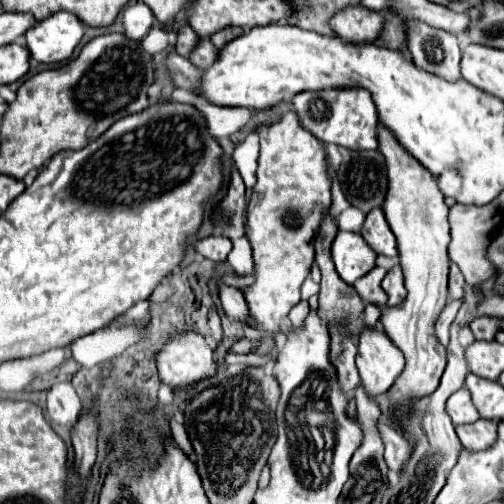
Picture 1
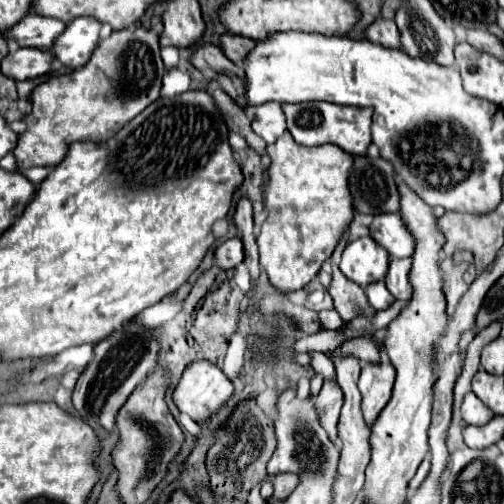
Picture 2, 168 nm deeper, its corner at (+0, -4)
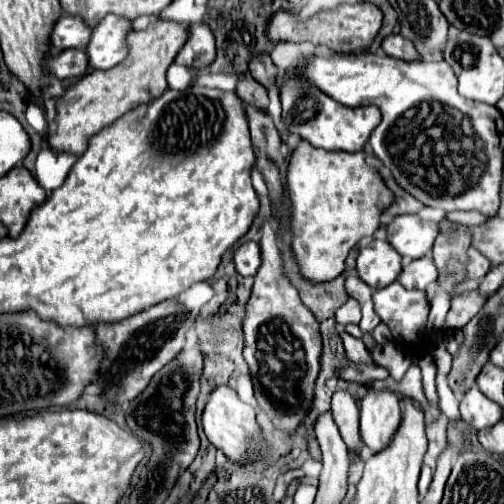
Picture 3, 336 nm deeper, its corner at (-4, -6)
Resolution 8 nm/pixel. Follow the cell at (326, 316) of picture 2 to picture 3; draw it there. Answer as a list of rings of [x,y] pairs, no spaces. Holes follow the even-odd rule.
[[[341,331],[340,335],[343,340],[346,356],[349,360],[357,363],[374,363],[370,352],[368,352],[361,339],[356,339],[344,331]]]

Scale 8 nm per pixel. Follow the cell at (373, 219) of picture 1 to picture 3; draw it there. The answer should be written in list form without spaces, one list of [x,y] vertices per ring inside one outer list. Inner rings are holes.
[[[403,214],[387,224],[387,242],[403,258],[421,258],[437,238],[437,224],[423,222],[417,214]]]

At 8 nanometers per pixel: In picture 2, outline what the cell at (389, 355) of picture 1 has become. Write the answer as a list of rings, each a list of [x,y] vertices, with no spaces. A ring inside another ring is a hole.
[[[383,360],[379,364],[363,364],[359,378],[359,392],[363,396],[361,408],[367,426],[371,426],[373,420],[377,420],[381,408],[385,408],[387,400],[391,398],[393,382],[395,382],[395,368],[389,360]]]

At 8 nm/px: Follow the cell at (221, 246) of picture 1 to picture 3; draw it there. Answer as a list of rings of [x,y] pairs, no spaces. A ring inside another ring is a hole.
[[[245,242],[233,252],[235,268],[241,276],[253,276],[257,272],[257,266],[261,264],[259,258],[259,246],[257,242]]]

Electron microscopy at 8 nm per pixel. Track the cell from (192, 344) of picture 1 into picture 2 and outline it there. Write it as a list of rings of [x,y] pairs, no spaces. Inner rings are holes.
[[[199,360],[193,362],[185,372],[181,382],[175,388],[173,400],[177,408],[191,416],[197,424],[207,422],[211,414],[233,396],[233,384],[227,376],[211,362]]]

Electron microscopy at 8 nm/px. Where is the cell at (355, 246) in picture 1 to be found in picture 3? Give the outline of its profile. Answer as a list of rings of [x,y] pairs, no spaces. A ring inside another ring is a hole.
[[[369,240],[357,256],[357,274],[373,290],[385,288],[401,274],[401,256],[385,240]]]

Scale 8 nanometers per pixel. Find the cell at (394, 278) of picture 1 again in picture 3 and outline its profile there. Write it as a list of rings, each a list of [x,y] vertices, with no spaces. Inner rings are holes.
[[[419,258],[407,262],[397,278],[397,282],[407,290],[425,290],[435,280],[437,280],[437,268],[431,258]]]

